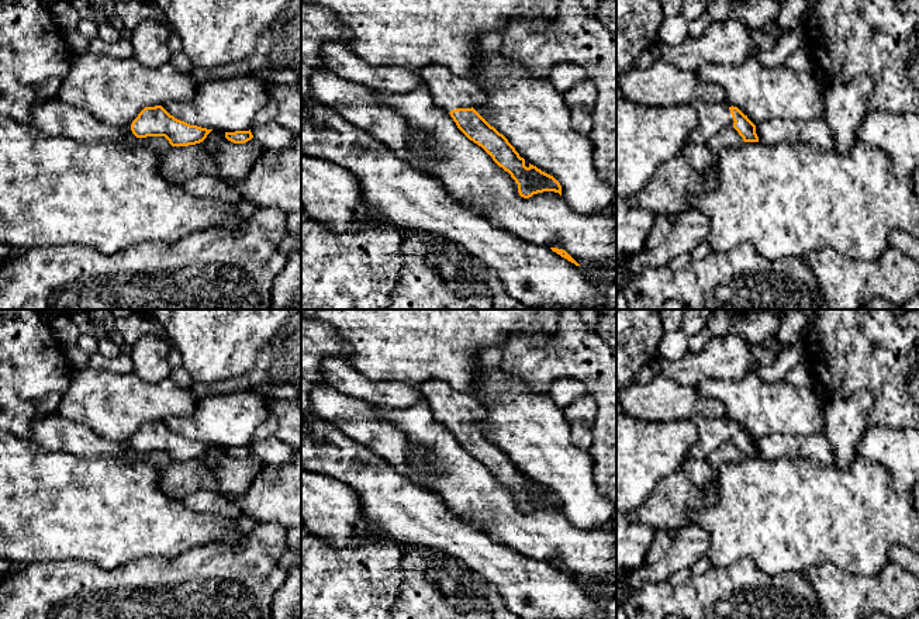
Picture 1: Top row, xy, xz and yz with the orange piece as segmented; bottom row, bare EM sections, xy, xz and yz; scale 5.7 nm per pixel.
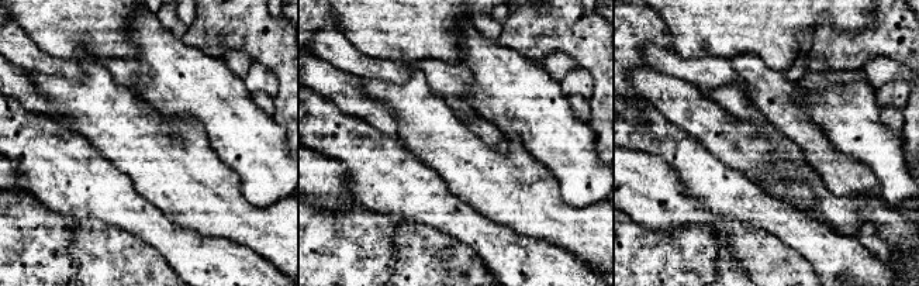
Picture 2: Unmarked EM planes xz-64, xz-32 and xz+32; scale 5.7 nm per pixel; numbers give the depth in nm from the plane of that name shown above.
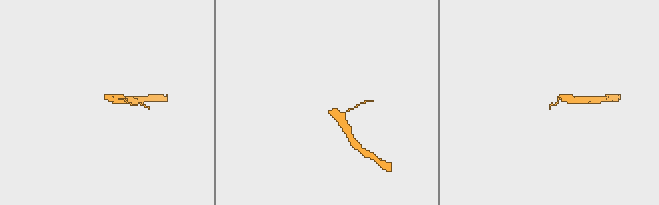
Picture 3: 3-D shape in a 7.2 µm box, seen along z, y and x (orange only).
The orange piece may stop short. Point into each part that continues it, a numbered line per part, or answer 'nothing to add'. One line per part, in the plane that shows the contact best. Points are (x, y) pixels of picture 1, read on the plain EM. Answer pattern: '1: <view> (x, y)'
1: xz (451, 407)

